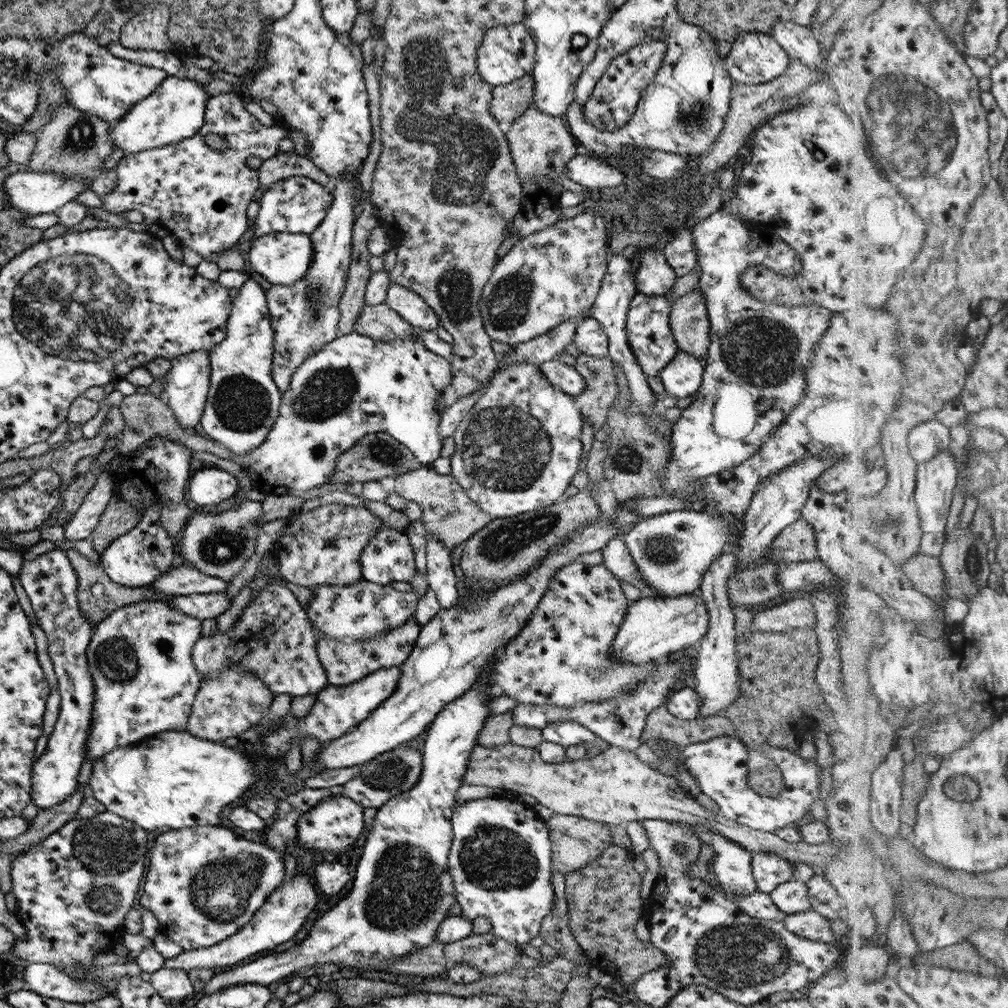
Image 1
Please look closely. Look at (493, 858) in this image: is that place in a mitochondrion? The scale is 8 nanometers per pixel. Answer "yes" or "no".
yes

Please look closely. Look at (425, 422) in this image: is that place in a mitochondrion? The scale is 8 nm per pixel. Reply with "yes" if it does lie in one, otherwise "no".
no

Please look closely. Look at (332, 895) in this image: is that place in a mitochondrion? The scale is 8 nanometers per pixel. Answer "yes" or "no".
no

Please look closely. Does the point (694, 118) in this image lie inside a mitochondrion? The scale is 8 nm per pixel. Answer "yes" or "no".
yes

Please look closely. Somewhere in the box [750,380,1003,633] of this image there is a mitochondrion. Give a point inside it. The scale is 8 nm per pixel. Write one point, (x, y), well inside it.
(974, 562)

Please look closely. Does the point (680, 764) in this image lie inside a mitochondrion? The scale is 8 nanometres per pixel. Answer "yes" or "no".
no

